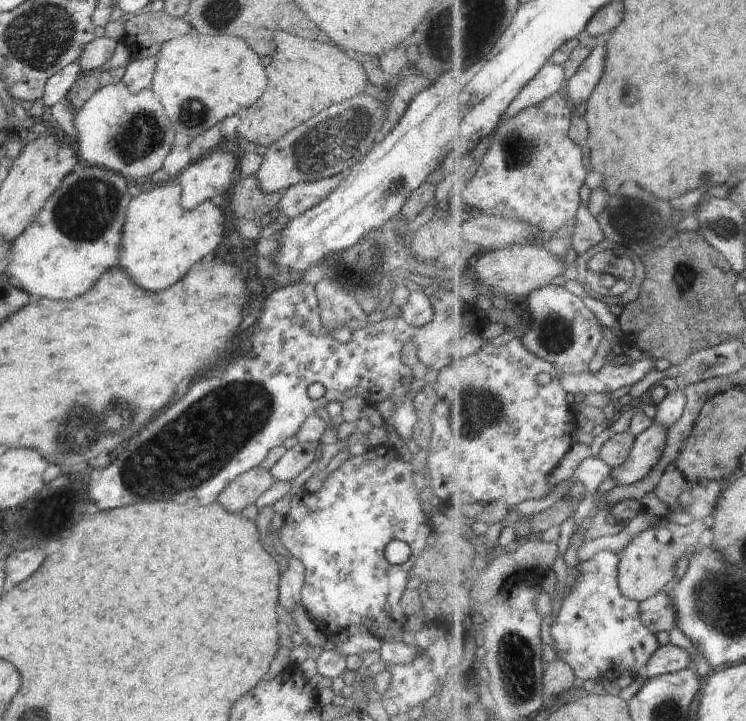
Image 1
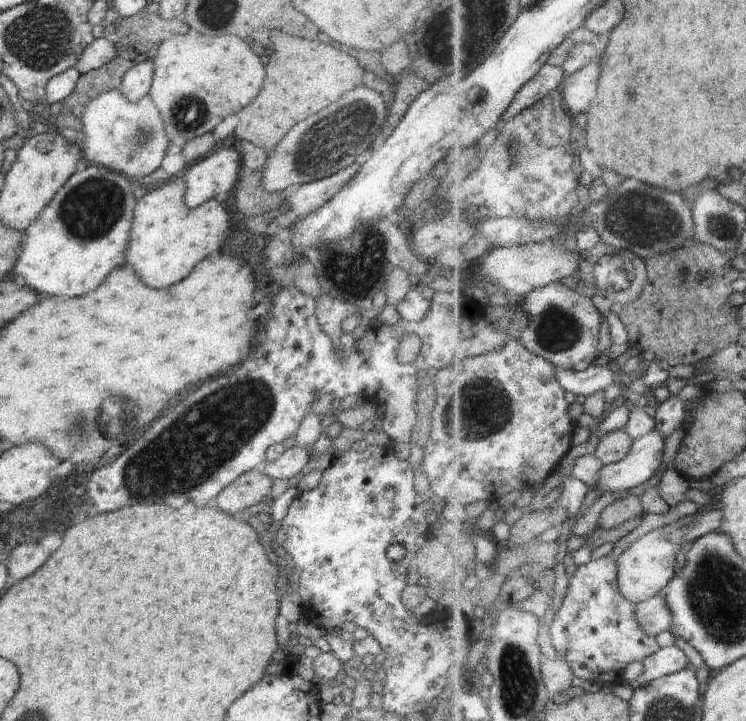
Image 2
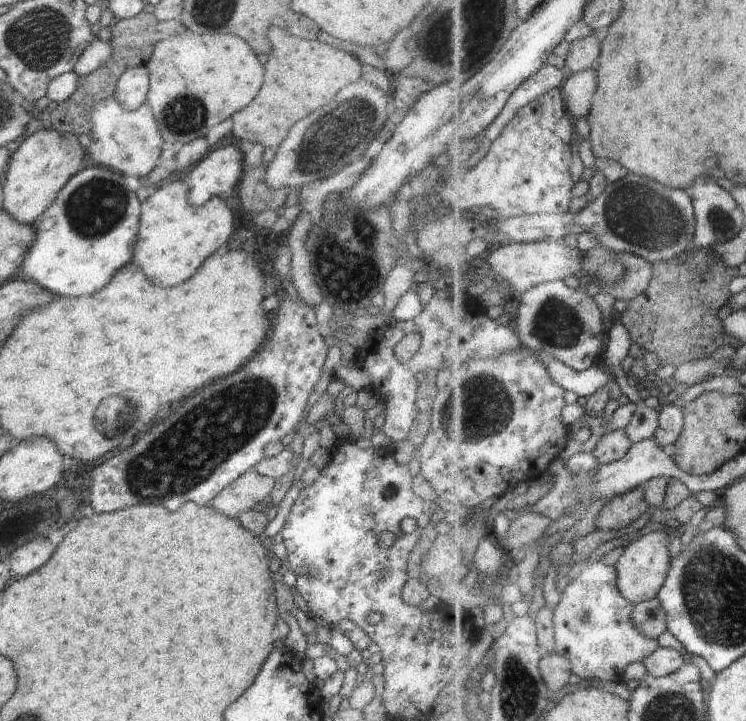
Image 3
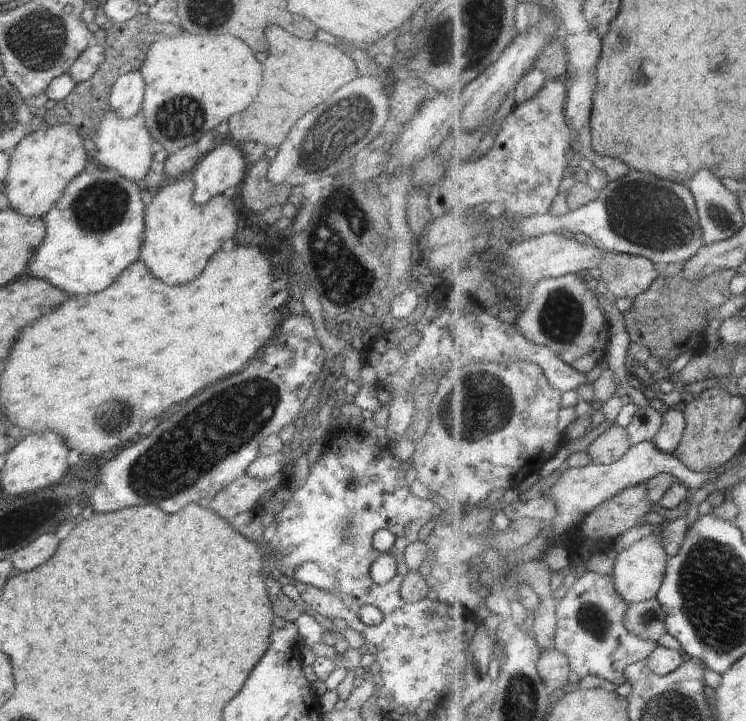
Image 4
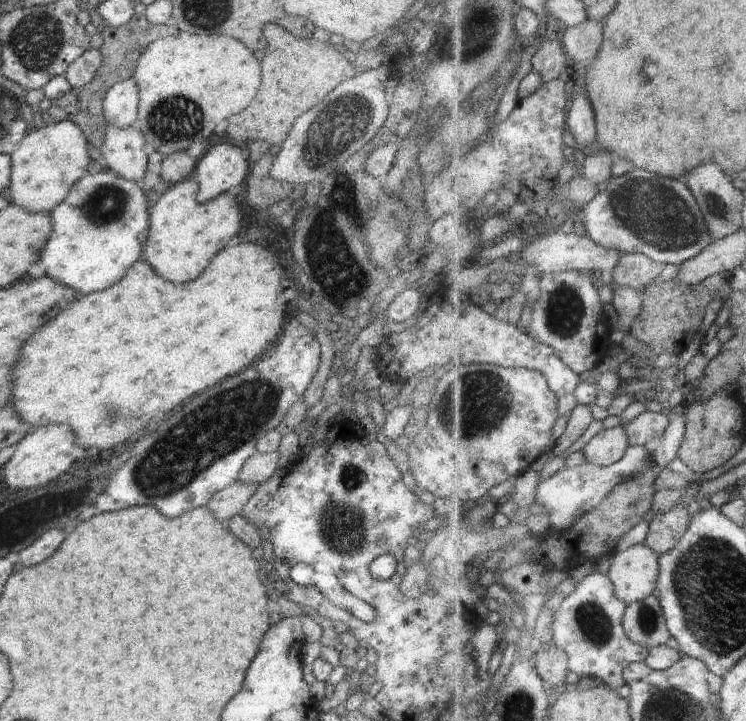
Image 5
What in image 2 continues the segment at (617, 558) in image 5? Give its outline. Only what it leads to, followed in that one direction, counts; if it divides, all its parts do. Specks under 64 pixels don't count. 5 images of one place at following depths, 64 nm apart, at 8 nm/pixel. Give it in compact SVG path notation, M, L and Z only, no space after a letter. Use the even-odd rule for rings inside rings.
M721 508L703 513L700 519L692 522L688 528L674 523L650 531L640 537L631 547L625 550L618 561L622 594L632 602L641 603L662 593L662 590L673 581L676 572L678 572L676 570L676 568L679 568L679 563L676 561L678 552L685 545L693 544L706 534L719 531L722 524L724 524L724 510Z

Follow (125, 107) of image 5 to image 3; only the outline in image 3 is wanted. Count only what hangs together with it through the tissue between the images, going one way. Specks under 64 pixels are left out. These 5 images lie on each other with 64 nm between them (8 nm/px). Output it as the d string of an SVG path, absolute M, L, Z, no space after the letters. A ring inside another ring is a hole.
M146 64L135 66L123 71L116 82L112 98L125 106L126 110L138 110L146 101L149 91L148 69Z

